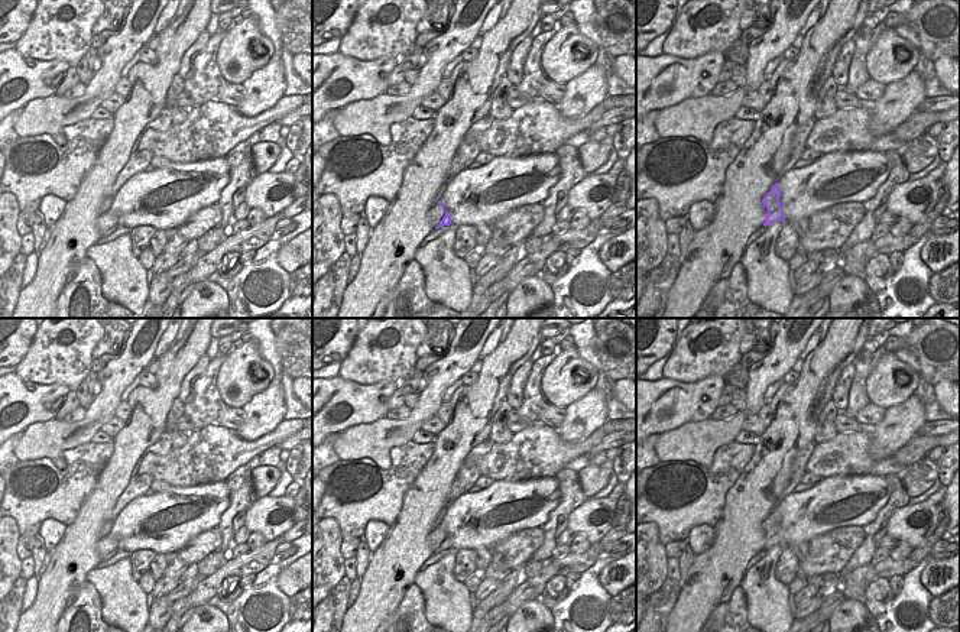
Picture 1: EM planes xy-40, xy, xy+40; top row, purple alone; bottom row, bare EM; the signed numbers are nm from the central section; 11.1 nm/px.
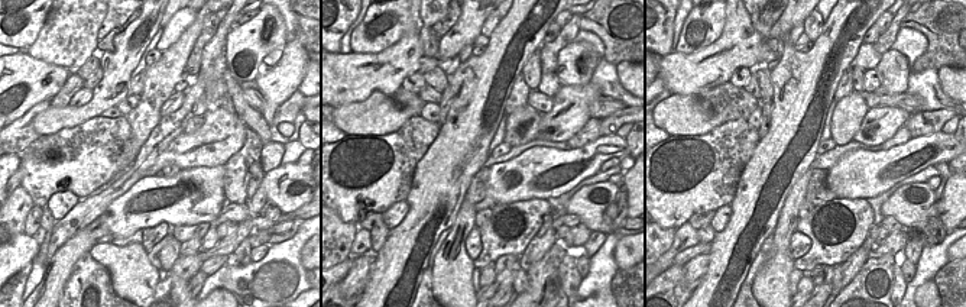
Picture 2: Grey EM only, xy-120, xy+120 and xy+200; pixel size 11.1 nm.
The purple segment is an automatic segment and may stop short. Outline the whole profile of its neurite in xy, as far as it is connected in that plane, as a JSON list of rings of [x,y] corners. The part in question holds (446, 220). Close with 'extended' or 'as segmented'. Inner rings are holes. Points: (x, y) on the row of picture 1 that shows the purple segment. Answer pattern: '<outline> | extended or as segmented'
[[[441,200],[428,211],[427,221],[432,226],[432,229],[451,224],[451,214],[444,208]]] | extended

